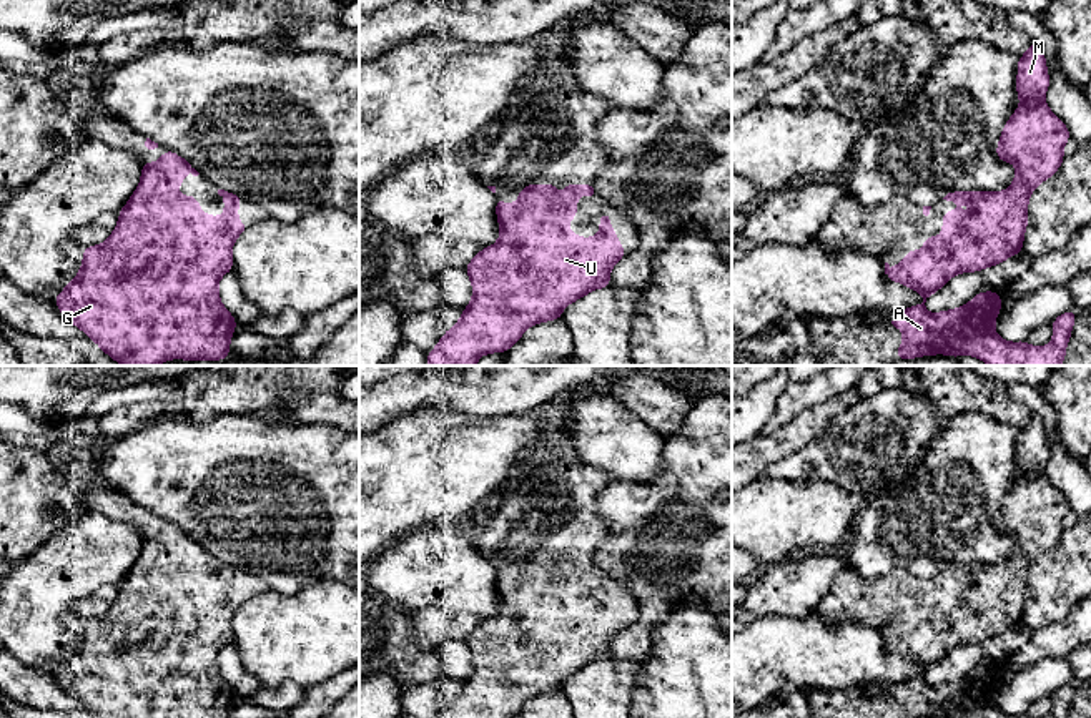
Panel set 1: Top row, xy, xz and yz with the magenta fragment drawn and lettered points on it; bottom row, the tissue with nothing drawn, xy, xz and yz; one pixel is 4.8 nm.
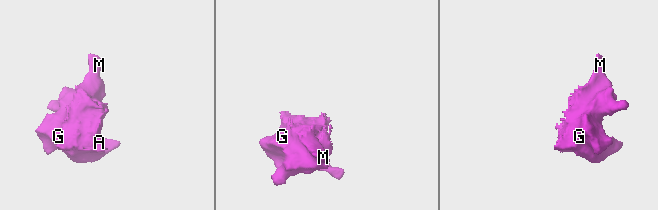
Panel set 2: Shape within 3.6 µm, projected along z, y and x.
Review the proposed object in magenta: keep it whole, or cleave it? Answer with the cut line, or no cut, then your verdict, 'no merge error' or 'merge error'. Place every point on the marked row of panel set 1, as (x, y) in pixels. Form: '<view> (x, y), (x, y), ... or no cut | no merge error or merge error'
no cut | no merge error

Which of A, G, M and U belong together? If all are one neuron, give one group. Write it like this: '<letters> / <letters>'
A G M U

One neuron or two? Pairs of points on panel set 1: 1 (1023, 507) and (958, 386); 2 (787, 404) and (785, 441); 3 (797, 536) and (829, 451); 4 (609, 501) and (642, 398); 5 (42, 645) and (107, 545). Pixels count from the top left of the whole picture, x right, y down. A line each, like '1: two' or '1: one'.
1: two
2: two
3: two
4: two
5: one

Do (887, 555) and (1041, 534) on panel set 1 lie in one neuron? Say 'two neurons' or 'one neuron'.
two neurons

